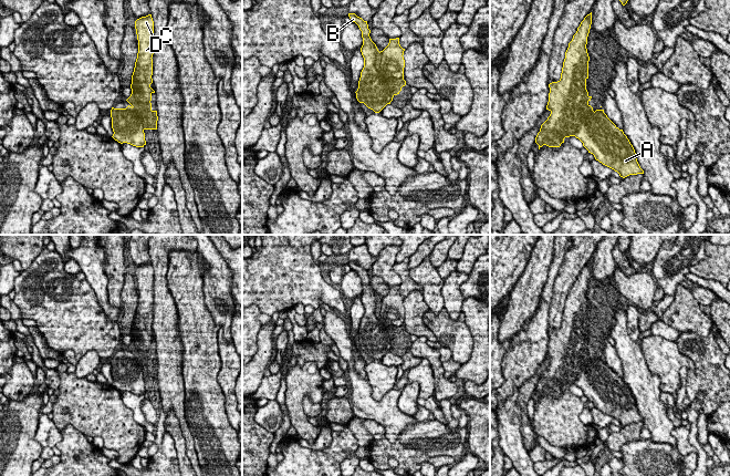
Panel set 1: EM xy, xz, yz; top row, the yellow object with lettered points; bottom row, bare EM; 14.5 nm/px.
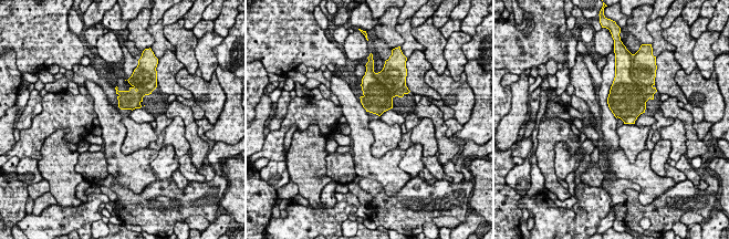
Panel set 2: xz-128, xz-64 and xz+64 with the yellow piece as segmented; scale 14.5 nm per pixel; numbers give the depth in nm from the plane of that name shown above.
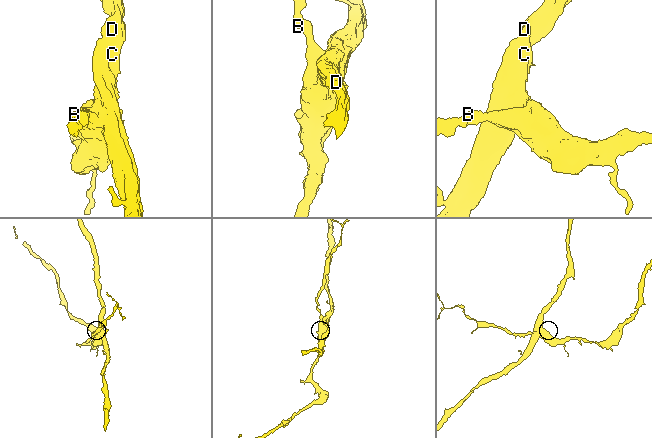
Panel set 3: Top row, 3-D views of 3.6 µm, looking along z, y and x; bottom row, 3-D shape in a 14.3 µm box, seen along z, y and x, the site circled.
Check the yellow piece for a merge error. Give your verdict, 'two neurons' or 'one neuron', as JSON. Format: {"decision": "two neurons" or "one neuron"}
{"decision": "two neurons"}

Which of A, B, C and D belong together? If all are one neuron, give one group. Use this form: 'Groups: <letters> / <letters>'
Groups: A B / C D

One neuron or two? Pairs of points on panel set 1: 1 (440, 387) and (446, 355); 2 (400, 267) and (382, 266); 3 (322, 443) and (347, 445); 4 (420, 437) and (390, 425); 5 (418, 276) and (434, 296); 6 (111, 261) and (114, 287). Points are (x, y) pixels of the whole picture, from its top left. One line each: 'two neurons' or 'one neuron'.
1: two neurons
2: two neurons
3: two neurons
4: two neurons
5: one neuron
6: one neuron

